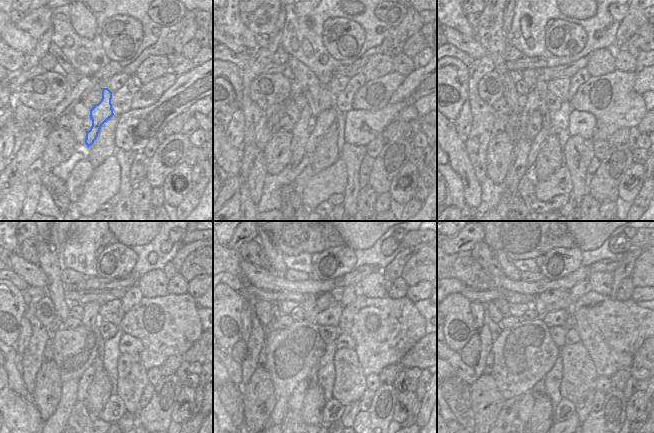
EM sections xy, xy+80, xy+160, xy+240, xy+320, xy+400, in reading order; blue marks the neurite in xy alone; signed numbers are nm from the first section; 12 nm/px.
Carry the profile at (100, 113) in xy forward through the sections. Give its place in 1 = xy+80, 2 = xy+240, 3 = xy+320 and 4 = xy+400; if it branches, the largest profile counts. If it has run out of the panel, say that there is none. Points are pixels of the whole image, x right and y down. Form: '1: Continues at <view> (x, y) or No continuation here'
1: Continues at xy+80 (325, 119)
2: Continues at xy+240 (84, 382)
3: Continues at xy+320 (296, 400)
4: Continues at xy+400 (525, 409)

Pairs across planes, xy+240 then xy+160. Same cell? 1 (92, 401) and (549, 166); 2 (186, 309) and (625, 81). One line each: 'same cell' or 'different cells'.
1: same cell
2: same cell

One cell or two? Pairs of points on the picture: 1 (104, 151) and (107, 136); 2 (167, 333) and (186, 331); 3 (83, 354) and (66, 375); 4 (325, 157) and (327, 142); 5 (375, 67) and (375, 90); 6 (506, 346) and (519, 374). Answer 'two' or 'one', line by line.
1: one
2: one
3: one
4: one
5: two
6: one

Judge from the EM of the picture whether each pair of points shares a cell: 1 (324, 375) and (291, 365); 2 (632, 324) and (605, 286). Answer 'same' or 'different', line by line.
1: different
2: different

